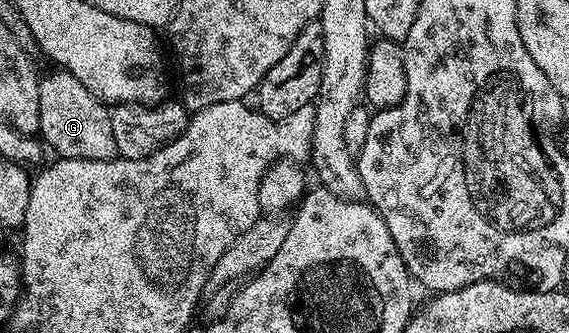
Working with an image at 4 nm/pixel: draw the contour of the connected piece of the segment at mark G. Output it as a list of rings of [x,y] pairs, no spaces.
[[[53,70],[50,76],[42,75],[39,86],[39,136],[58,153],[58,157],[67,160],[111,160],[117,156],[115,134],[111,132],[110,109],[105,101],[95,98],[79,78],[64,70]]]

